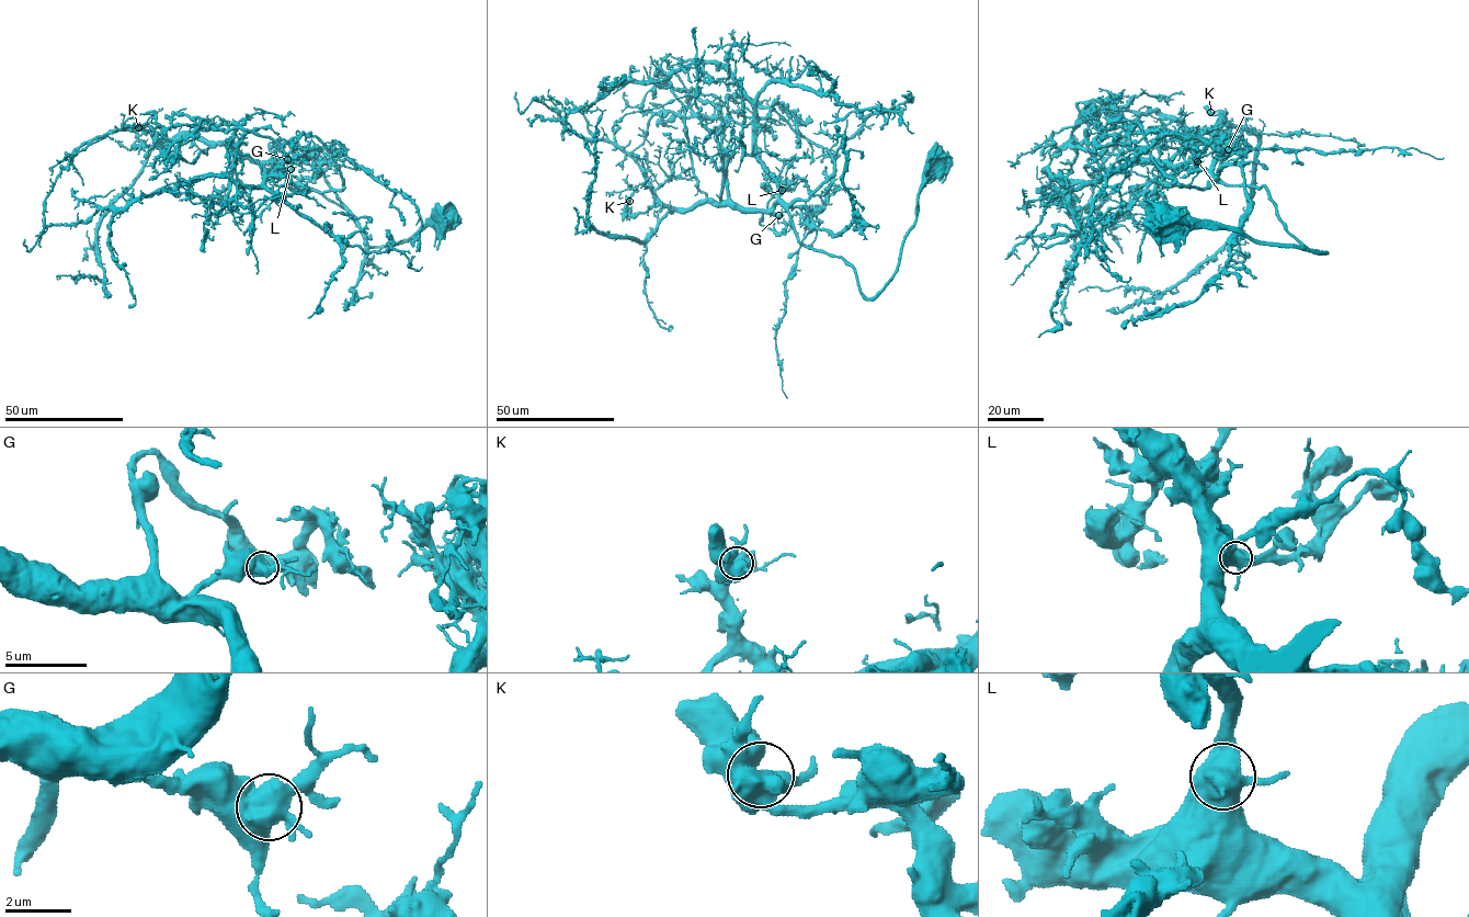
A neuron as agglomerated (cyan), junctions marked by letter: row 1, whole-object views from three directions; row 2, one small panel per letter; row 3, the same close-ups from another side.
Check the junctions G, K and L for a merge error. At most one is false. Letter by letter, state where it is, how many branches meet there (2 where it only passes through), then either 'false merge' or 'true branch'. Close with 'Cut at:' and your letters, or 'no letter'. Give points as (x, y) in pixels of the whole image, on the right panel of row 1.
G: place (1228, 149); branches 3; true branch
K: place (1210, 112); branches 3; true branch
L: place (1197, 161); branches 3; true branch
Cut at: no letter

